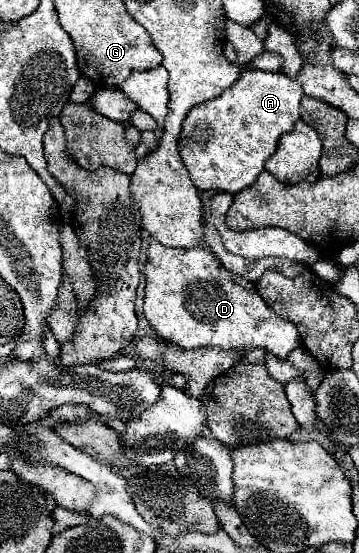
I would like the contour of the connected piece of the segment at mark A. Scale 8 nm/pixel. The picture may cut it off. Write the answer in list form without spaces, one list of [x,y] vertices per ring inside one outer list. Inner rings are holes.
[[[245,70],[239,80],[221,96],[191,108],[191,112],[183,120],[179,154],[189,170],[193,184],[199,190],[223,190],[229,194],[237,194],[243,188],[249,188],[263,172],[267,158],[275,152],[281,134],[291,132],[295,128],[295,122],[301,120],[301,98],[303,88],[297,80],[291,80],[281,72]]]

